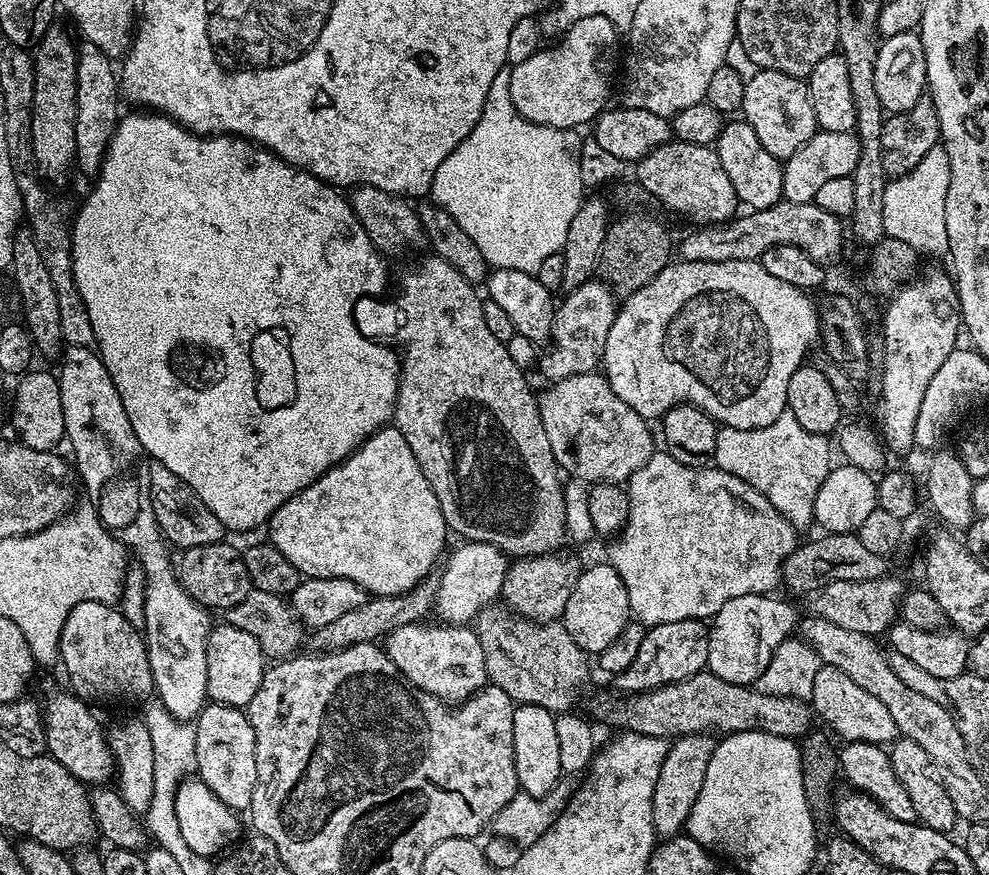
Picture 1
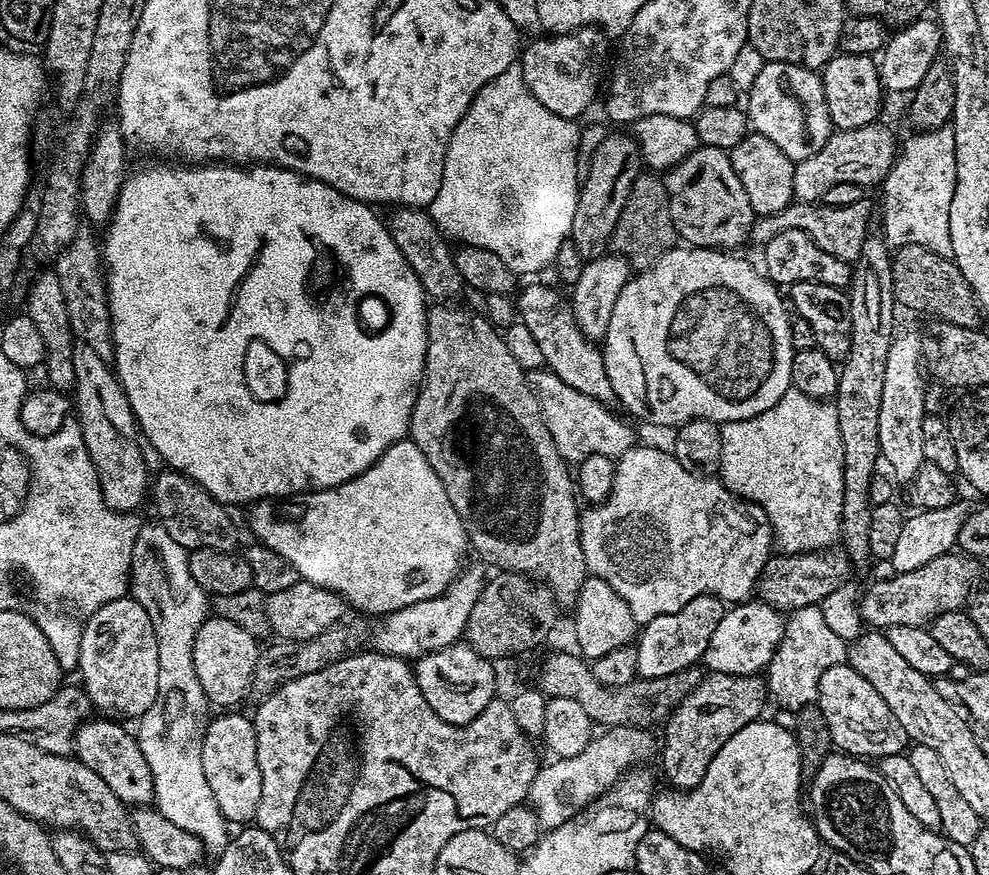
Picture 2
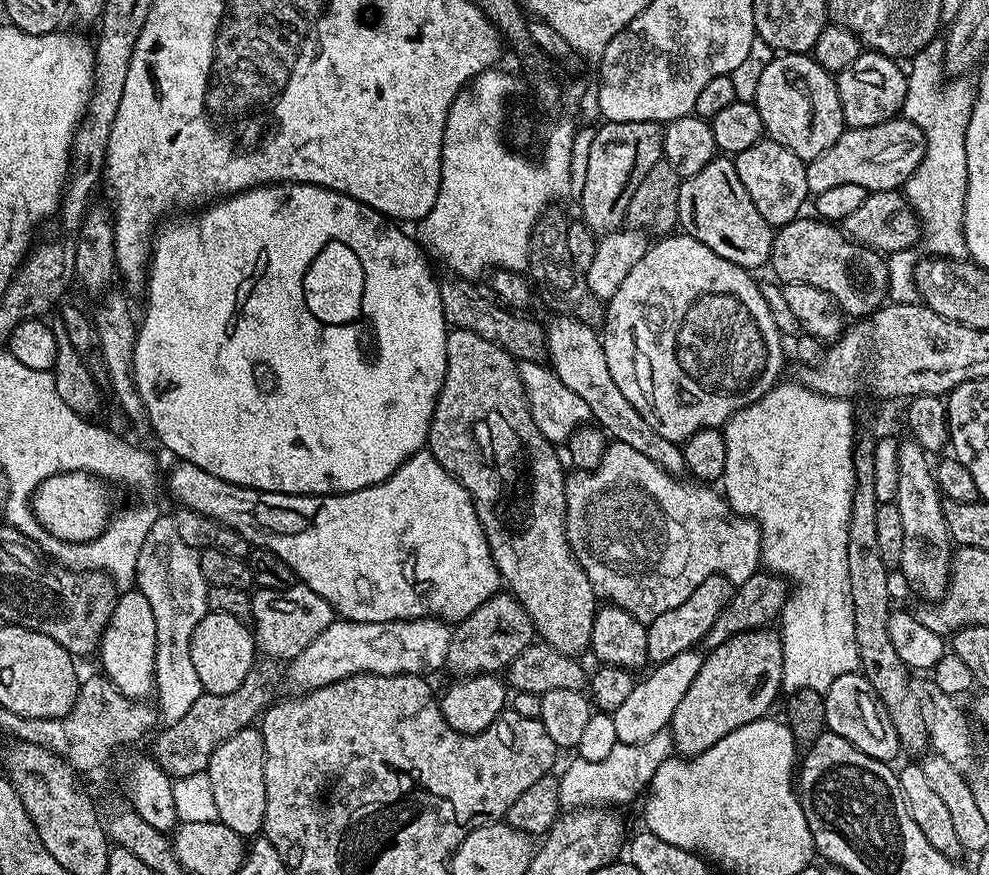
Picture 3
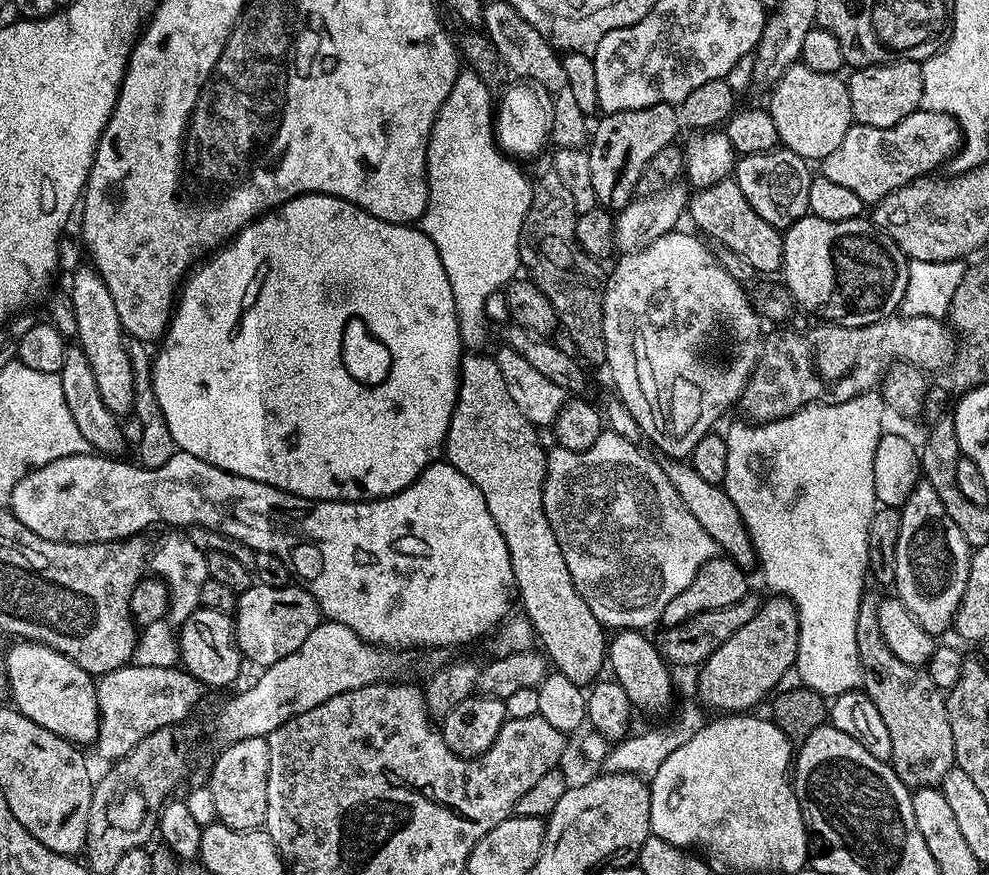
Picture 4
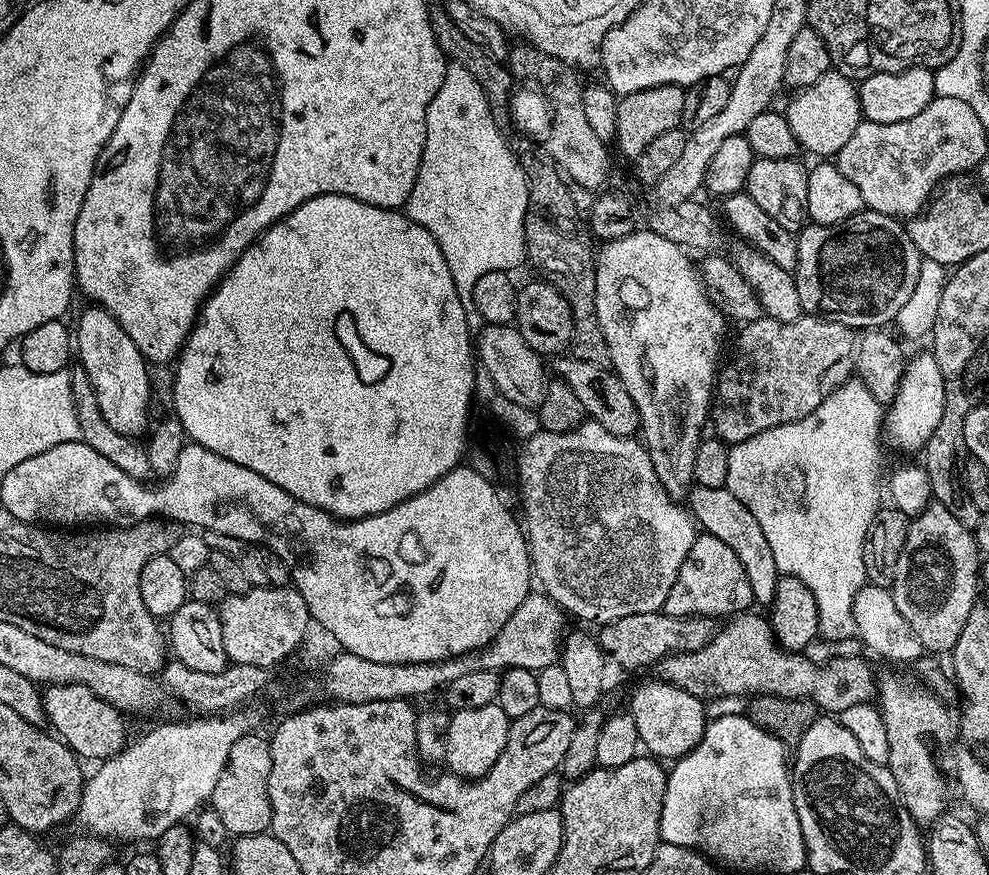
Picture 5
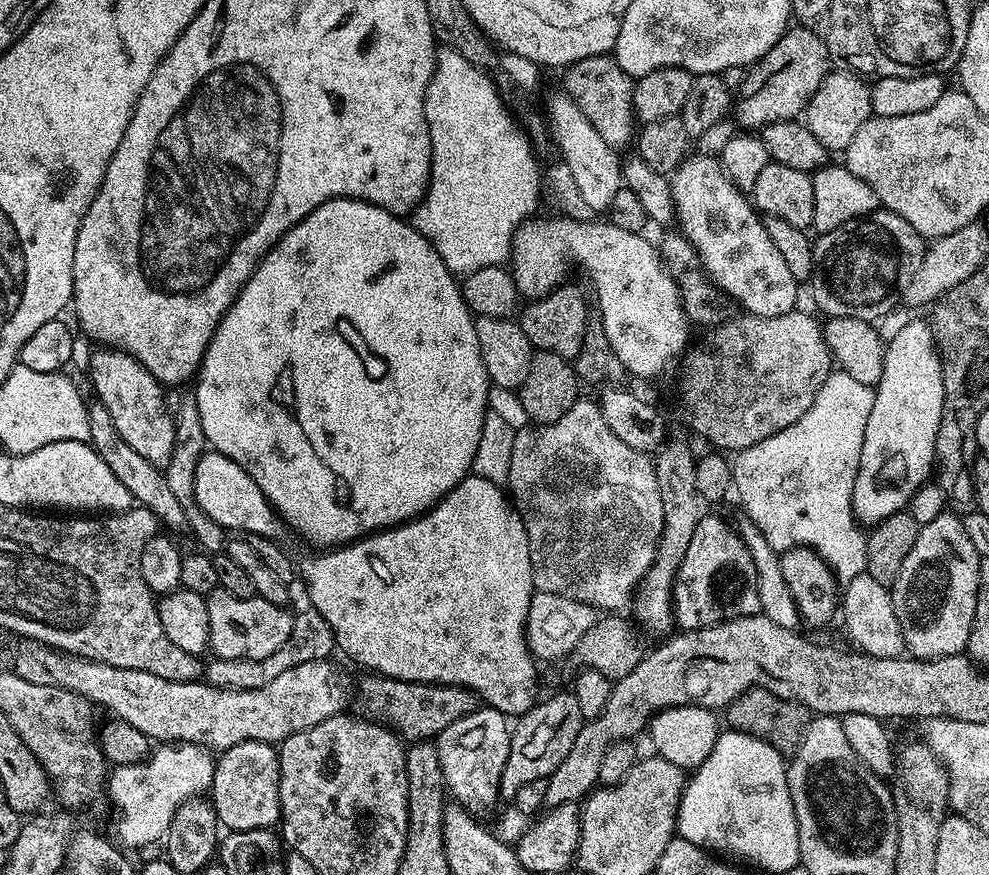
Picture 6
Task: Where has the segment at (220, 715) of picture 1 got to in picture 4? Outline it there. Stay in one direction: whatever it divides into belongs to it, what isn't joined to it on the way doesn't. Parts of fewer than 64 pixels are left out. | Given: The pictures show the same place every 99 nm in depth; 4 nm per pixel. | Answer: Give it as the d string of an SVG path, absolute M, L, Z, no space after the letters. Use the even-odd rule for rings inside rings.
M263 736L242 738L219 749L212 773L206 786L212 795L211 803L216 811L215 819L230 826L230 830L254 830L264 828L266 818L266 774L270 774L270 746Z

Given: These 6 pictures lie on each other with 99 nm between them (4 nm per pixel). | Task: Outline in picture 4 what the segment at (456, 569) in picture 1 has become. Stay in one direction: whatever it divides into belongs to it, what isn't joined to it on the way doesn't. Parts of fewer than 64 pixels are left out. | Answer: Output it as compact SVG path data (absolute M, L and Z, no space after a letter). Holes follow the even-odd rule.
M324 620L317 628L310 630L310 634L306 634L306 642L302 642L302 646L294 650L294 654L278 658L278 662L259 673L261 676L245 692L238 693L221 706L220 713L216 716L216 736L220 739L219 743L233 744L242 738L259 736L267 738L290 718L306 714L306 710L314 710L314 706L334 698L334 694L346 694L346 690L358 690L362 686L381 683L383 678L391 677L388 675L400 668L400 656L396 652L399 651L362 639L358 634L354 634L354 630L350 630L350 626L342 626L333 620Z

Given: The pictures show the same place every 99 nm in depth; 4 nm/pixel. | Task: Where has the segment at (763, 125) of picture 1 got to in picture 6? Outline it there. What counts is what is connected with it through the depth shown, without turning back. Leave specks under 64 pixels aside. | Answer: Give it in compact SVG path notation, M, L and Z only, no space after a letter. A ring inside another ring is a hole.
M843 70L829 71L828 77L818 86L818 90L810 98L807 108L802 113L803 123L808 125L810 134L828 148L829 153L840 154L850 146L854 134L862 130L862 126L872 119L872 89L869 81L854 72Z

